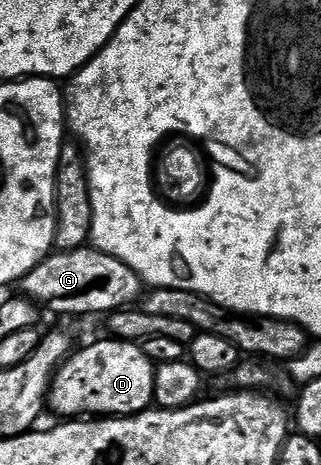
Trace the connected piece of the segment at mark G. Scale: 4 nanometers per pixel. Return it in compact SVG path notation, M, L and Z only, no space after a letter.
M88 246L49 255L24 277L22 287L27 299L40 306L45 304L50 311L64 316L88 316L91 312L112 314L135 305L132 303L136 299L137 303L142 296L140 275L129 264Z

